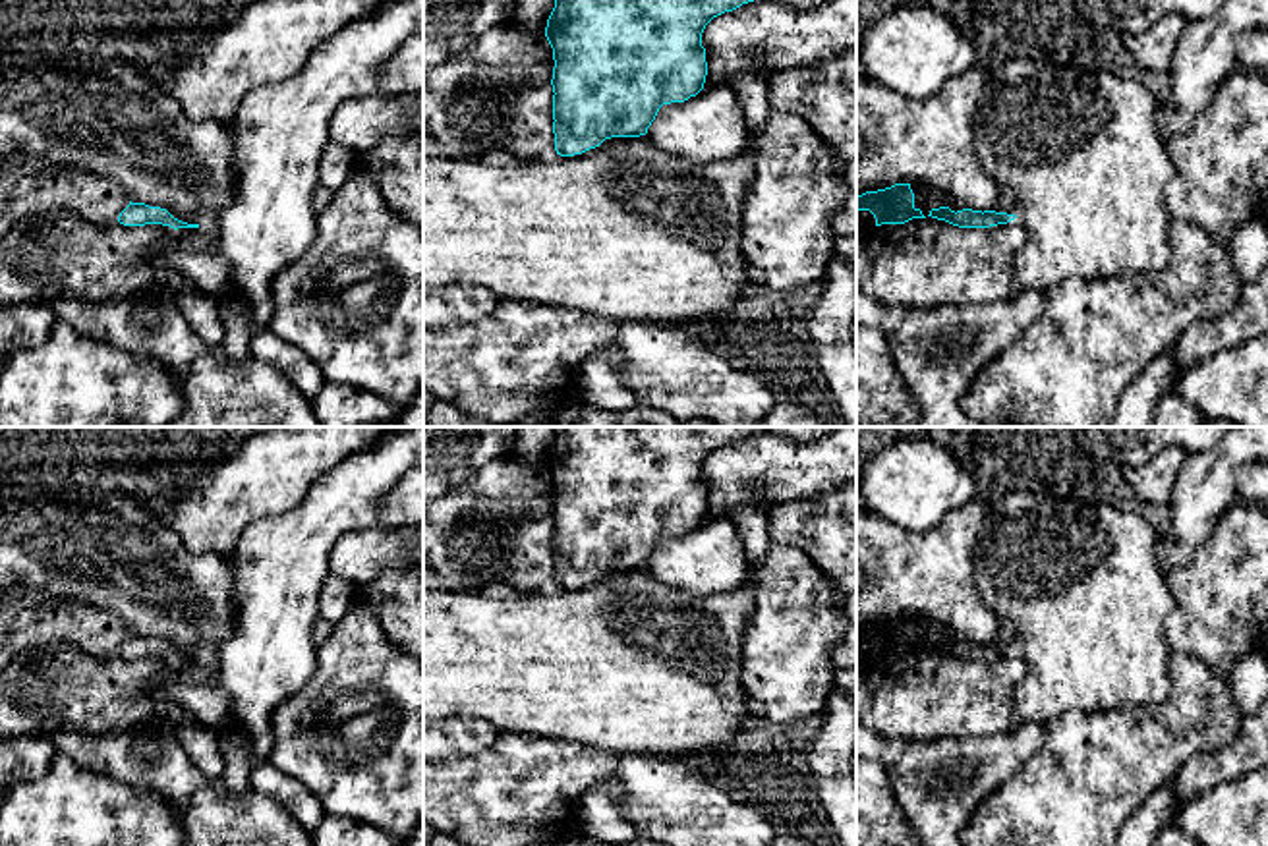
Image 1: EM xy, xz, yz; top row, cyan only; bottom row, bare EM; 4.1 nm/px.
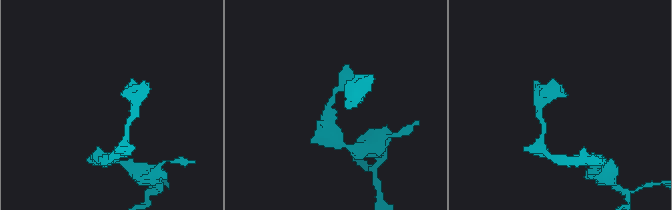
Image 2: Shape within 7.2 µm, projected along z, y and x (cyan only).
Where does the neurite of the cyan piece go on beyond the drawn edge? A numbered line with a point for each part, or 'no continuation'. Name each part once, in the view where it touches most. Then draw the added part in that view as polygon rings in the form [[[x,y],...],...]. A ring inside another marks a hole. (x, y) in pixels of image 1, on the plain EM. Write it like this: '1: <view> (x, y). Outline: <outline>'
no continuation

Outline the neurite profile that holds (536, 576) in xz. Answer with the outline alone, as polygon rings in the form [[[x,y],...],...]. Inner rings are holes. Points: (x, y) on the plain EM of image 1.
[[[547,550],[541,552],[539,558],[514,564],[506,578],[493,587],[495,593],[510,593],[510,595],[533,595],[533,593],[549,593],[555,589],[555,566],[553,554]]]

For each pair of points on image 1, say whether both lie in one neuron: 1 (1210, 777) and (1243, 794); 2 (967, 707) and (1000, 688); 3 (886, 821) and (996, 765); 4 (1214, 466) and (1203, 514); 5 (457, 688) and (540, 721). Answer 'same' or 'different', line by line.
1: different
2: same
3: different
4: same
5: same

